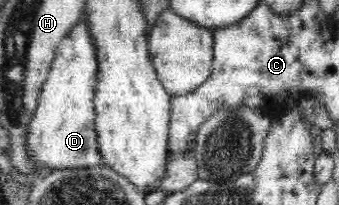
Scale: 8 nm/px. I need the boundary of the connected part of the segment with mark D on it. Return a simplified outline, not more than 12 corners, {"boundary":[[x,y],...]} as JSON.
{"boundary":[[82,20],[26,131],[38,167],[100,165],[98,60]]}

